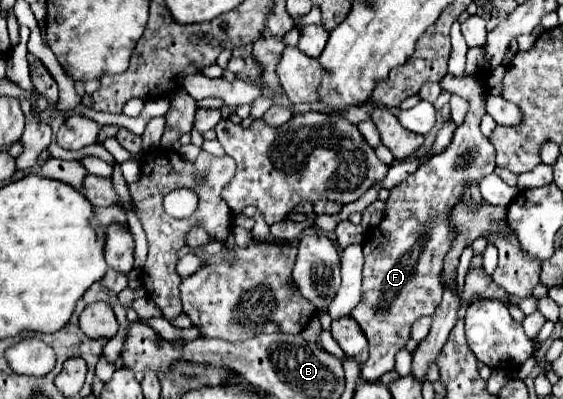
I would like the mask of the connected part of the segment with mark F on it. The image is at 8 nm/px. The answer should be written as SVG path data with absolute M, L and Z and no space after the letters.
M485 70L467 78L457 78L447 74L445 80L439 82L443 90L451 94L459 94L461 98L467 98L471 102L467 118L455 130L455 138L451 140L449 148L443 154L437 154L425 164L421 164L409 178L405 178L399 186L391 190L387 198L385 218L381 220L379 226L367 230L367 240L363 246L363 252L365 252L363 292L361 292L361 302L351 312L351 318L355 318L355 322L365 332L371 348L369 360L361 368L361 380L365 382L377 382L385 372L395 370L395 354L407 344L413 322L421 316L431 316L437 310L437 304L441 304L441 296L443 296L441 268L443 268L443 258L449 252L453 242L451 208L453 204L457 204L457 200L463 198L467 182L479 182L483 176L495 170L495 148L493 144L489 144L489 138L485 138L479 130L481 116L485 114L485 102L483 102L483 96L487 94L485 82L487 82Z

